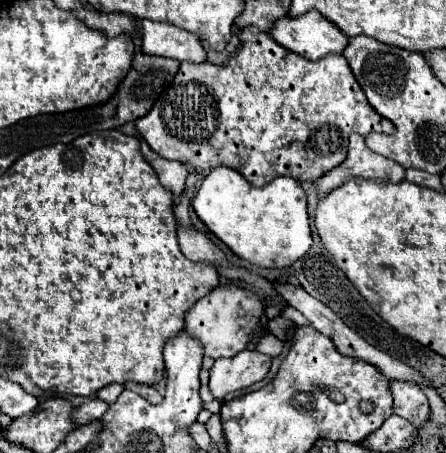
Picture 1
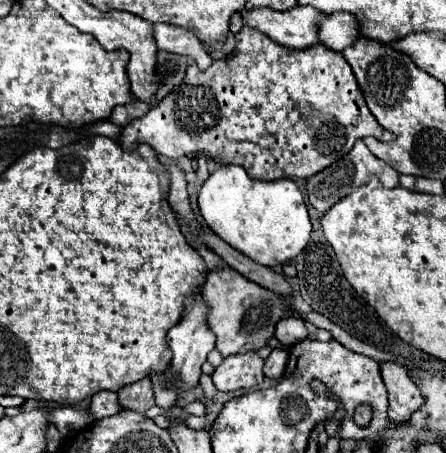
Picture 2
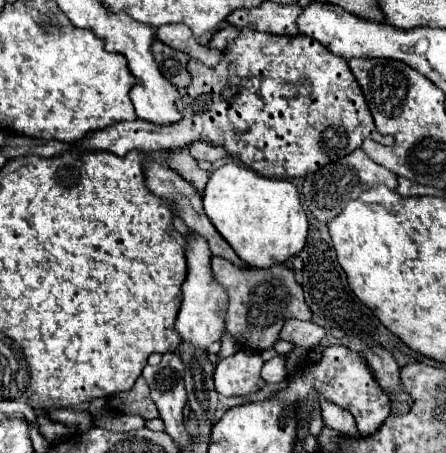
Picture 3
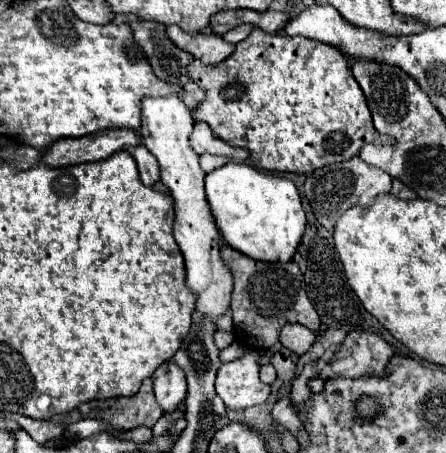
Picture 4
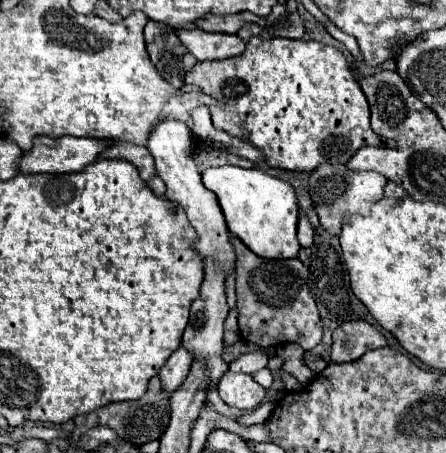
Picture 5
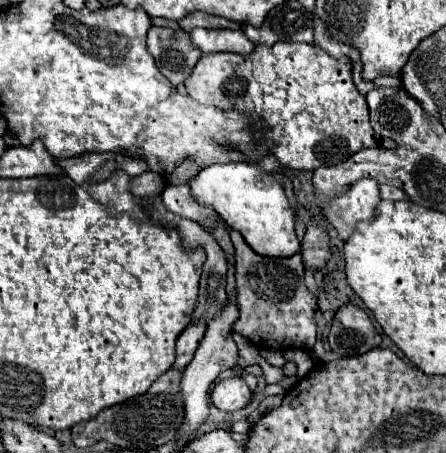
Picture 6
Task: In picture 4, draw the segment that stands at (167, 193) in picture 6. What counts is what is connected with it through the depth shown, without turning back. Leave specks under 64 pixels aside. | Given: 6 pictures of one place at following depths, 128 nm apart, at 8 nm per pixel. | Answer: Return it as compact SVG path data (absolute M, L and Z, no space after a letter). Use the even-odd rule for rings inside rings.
M178 96L164 98L146 98L142 108L142 144L156 156L160 164L160 180L168 186L170 194L176 202L176 222L174 222L174 238L186 260L186 284L198 294L196 312L202 318L216 320L230 308L232 294L232 272L224 264L220 256L220 230L210 212L210 204L204 192L204 172L198 164L198 154L190 146L190 132L194 120Z

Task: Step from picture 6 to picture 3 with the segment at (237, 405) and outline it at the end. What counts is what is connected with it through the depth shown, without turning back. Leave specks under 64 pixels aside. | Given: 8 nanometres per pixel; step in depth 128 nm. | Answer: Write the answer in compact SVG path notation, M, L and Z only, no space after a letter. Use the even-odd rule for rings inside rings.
M240 348L234 356L222 358L214 372L216 392L222 396L248 396L264 386L260 376L264 360L260 352Z

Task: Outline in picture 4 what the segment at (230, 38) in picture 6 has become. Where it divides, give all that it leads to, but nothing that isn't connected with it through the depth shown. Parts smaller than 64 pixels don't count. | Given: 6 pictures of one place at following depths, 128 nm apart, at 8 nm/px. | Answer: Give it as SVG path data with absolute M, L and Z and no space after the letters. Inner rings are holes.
M168 26L166 32L178 48L190 52L194 58L202 60L204 64L218 64L226 60L236 48L218 34L188 34L178 26Z

